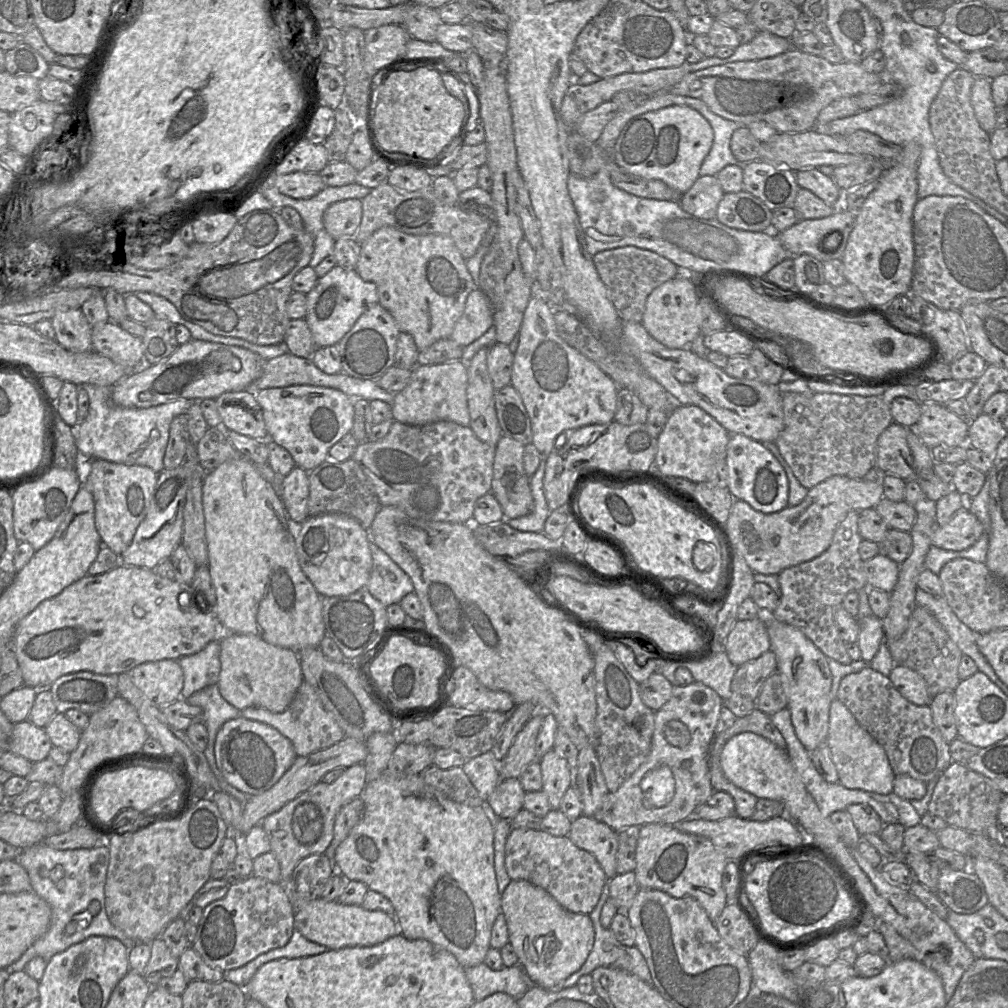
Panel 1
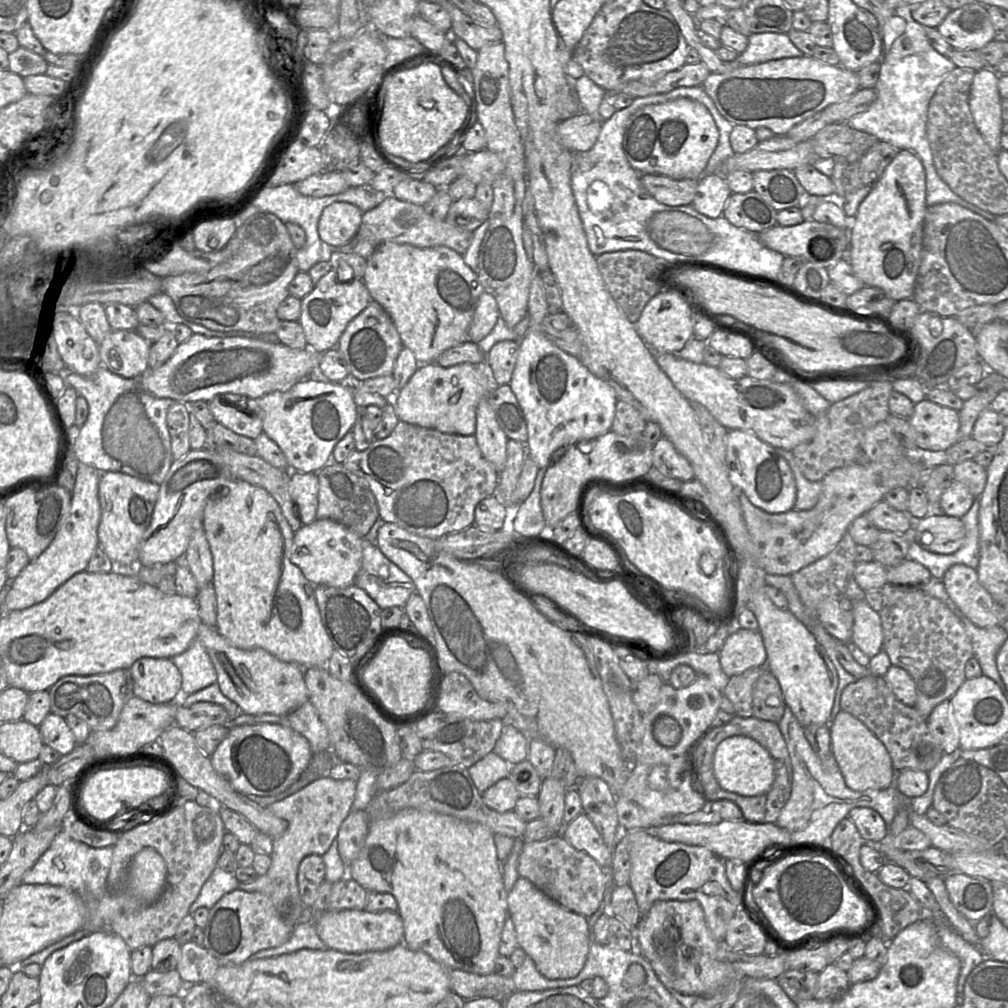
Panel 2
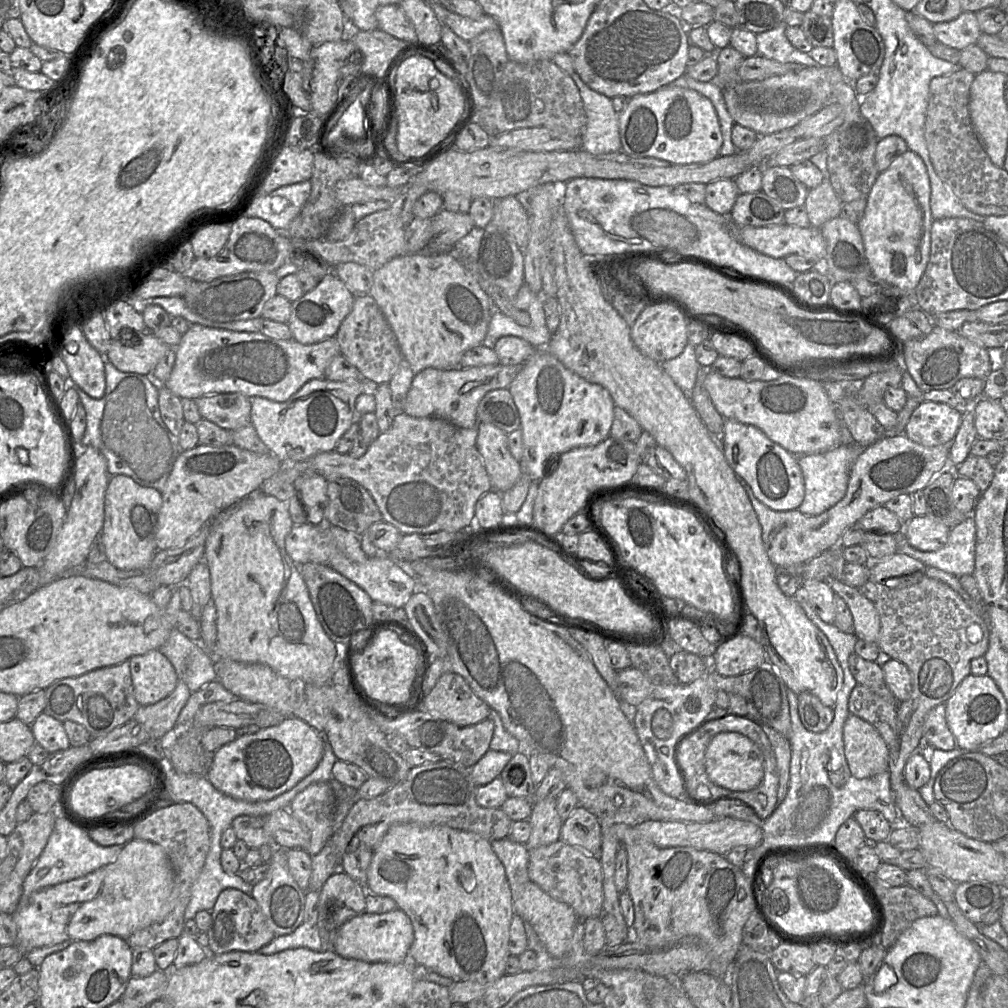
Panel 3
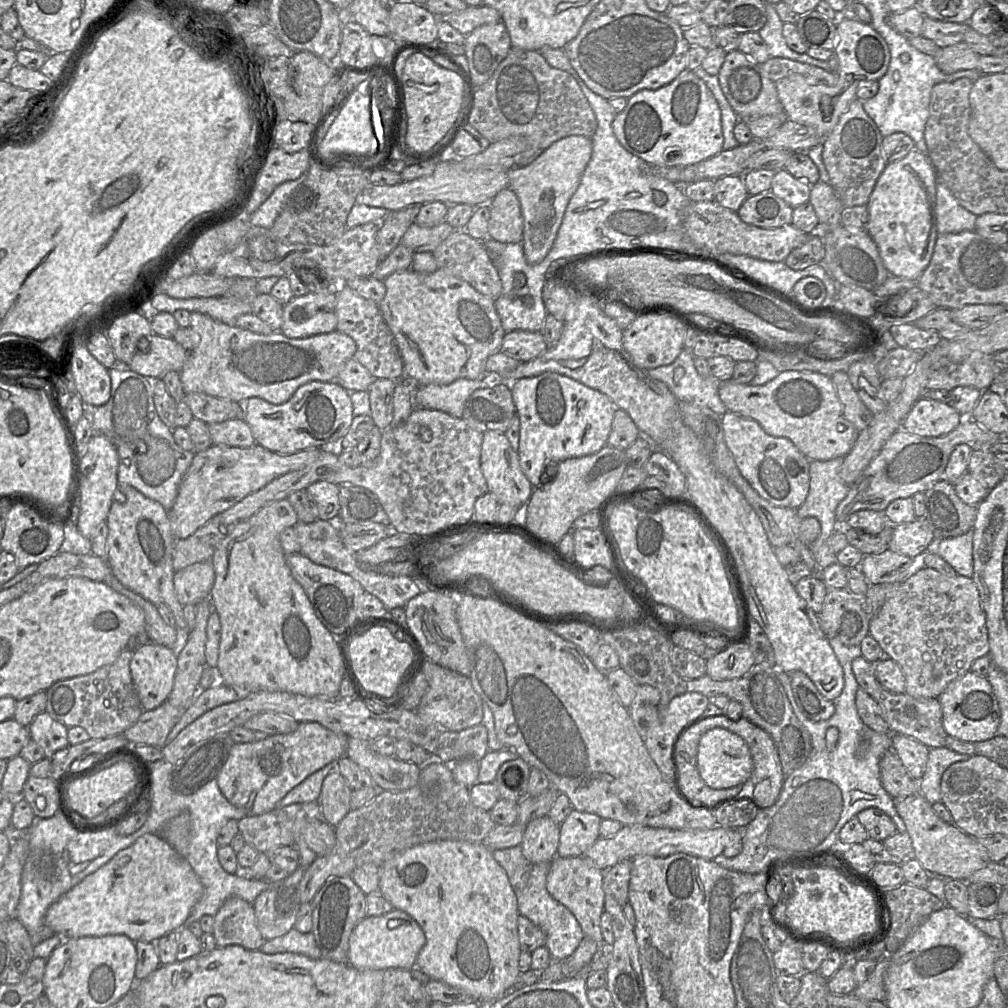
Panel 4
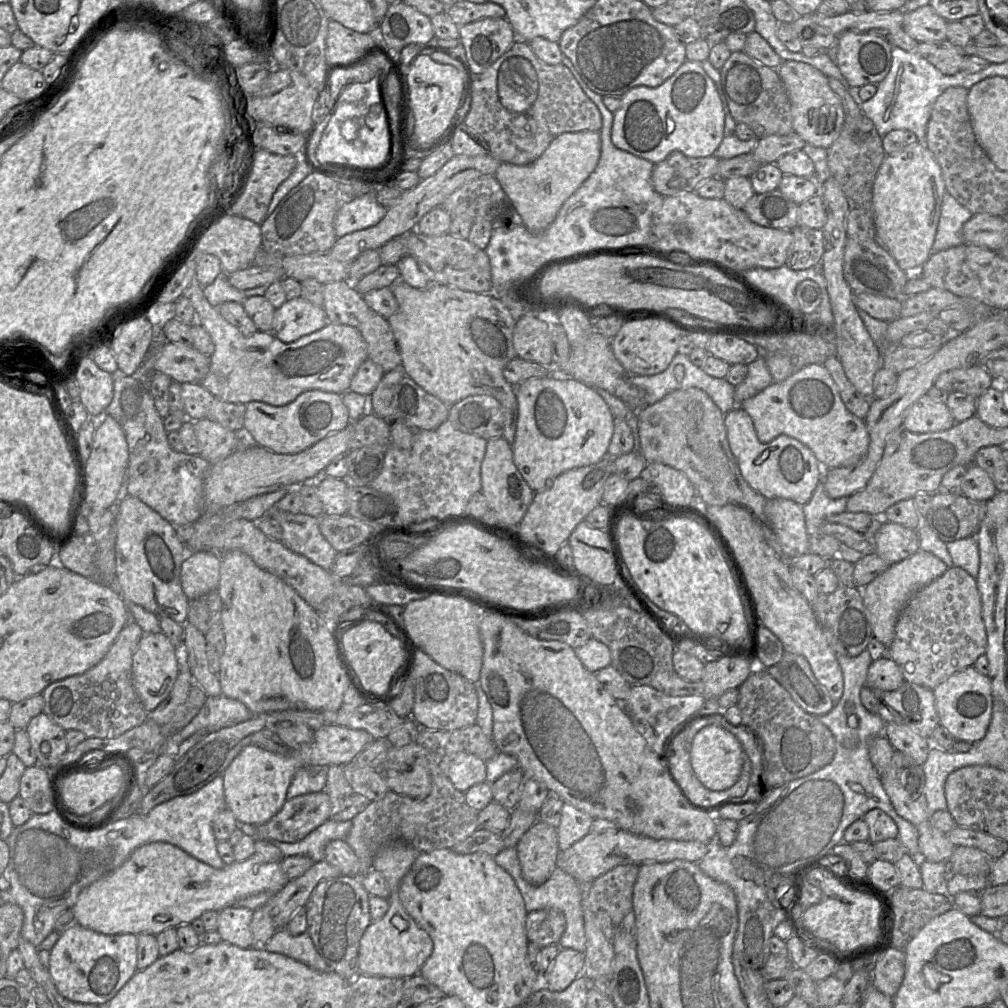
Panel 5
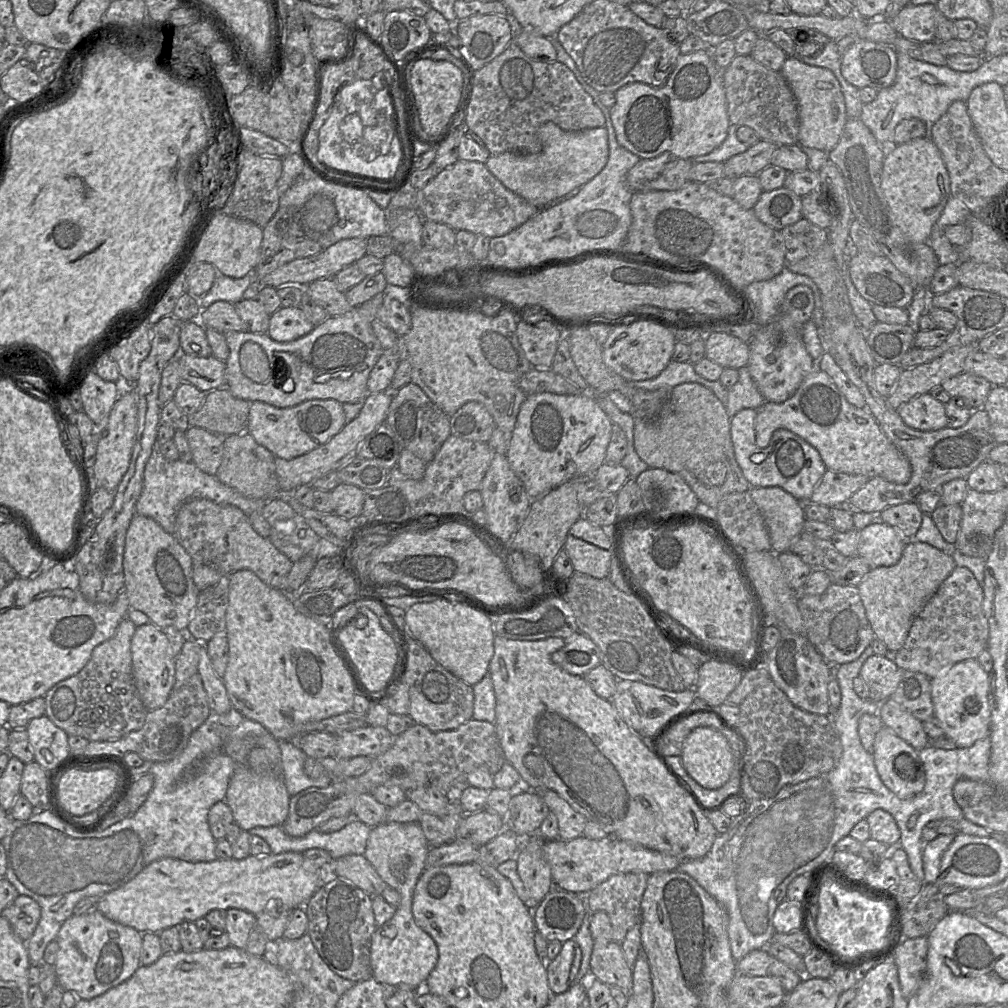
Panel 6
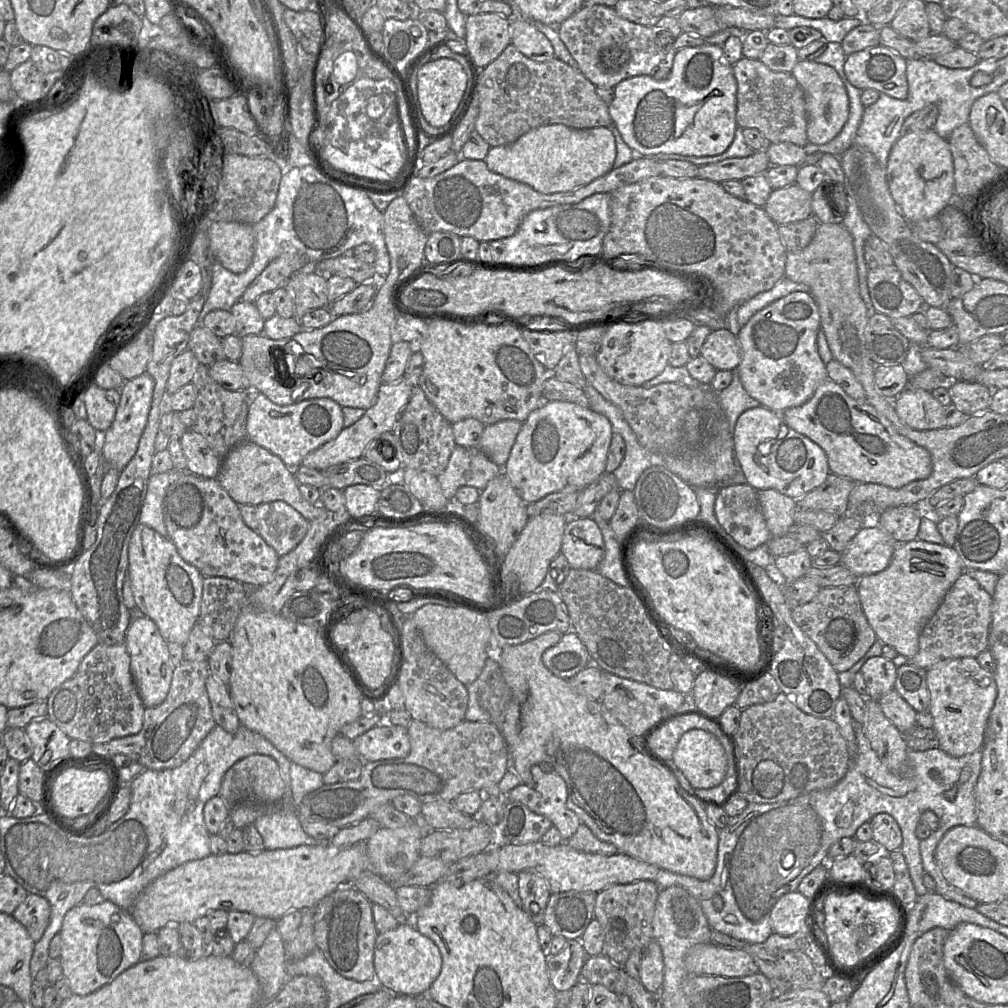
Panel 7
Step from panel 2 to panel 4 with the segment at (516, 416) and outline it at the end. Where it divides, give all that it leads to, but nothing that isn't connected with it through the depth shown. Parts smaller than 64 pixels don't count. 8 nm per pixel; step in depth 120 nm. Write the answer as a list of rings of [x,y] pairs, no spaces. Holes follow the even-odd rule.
[[[500,383],[474,391],[465,403],[462,419],[482,433],[487,430],[505,433],[516,415],[510,384]]]

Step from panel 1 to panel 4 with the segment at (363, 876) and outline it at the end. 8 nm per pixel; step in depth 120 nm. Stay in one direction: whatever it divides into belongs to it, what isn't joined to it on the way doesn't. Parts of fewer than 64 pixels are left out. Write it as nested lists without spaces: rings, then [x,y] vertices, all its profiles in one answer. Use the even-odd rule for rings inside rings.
[[[443,840],[424,843],[408,848],[393,855],[380,867],[379,894],[392,904],[395,909],[409,914],[422,928],[426,936],[426,943],[419,952],[415,966],[431,980],[438,980],[452,987],[461,989],[468,993],[481,1005],[487,1005],[504,996],[516,983],[520,974],[519,956],[522,951],[518,936],[517,920],[520,915],[518,911],[517,898],[510,884],[505,869],[494,859],[493,851],[481,842],[466,842]]]

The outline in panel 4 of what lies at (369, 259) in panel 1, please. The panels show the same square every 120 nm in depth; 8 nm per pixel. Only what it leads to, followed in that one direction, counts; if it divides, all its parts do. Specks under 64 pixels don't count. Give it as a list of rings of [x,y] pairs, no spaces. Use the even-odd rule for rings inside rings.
[[[440,268],[432,273],[421,273],[413,269],[396,271],[383,282],[386,293],[378,308],[394,336],[403,361],[404,378],[409,378],[418,385],[448,385],[460,378],[478,380],[486,375],[486,360],[501,351],[506,334],[494,300]]]

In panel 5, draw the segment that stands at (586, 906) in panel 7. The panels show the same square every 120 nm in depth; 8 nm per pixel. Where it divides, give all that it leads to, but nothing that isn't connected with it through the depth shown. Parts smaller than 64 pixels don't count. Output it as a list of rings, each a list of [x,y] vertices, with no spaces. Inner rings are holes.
[[[554,908],[529,912],[526,917],[526,933],[529,942],[540,948],[557,945],[566,928],[564,914]]]

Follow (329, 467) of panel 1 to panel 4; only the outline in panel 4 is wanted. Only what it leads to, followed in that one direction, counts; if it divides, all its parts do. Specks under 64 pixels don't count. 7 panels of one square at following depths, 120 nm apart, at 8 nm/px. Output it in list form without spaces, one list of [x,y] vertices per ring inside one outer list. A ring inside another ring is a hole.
[[[355,485],[339,486],[341,523],[375,522],[389,525],[390,520],[377,496],[370,490]]]

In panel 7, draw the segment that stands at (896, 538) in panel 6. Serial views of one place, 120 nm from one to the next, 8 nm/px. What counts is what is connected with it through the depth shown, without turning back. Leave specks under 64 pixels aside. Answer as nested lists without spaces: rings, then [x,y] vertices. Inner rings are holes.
[[[880,526],[862,528],[841,553],[841,564],[857,577],[885,570],[898,544]]]

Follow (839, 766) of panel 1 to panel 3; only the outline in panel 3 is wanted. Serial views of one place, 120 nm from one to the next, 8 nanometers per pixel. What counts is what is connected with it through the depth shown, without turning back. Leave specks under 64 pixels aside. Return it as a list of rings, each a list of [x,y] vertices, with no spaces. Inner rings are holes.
[[[850,713],[843,727],[843,741],[845,758],[855,778],[870,778],[889,771],[889,747],[867,721]]]

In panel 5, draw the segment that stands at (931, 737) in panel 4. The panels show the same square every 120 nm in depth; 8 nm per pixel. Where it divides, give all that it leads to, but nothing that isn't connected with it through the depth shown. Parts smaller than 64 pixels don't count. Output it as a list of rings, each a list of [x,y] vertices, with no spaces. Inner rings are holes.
[[[904,681],[894,691],[874,691],[878,700],[878,715],[885,723],[906,725],[923,738],[930,738],[939,725],[939,716],[932,689]]]

